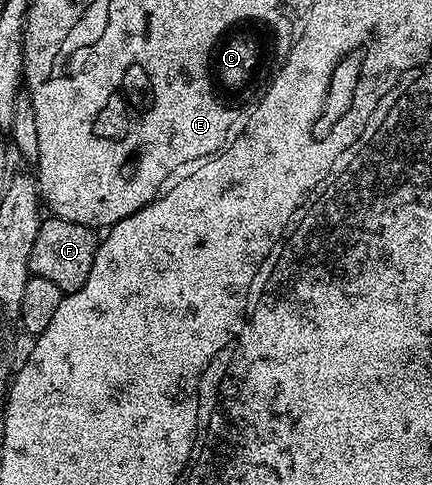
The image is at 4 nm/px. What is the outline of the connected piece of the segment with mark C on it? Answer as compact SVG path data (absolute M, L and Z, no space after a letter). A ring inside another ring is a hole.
M257 16L239 18L237 24L228 28L225 34L215 34L211 50L207 50L207 83L215 87L215 95L223 110L231 110L231 114L240 119L244 117L244 107L237 104L235 94L241 93L250 84L254 74L274 75L281 58L275 49L287 41L284 34L279 34L279 26L275 26L271 18Z

